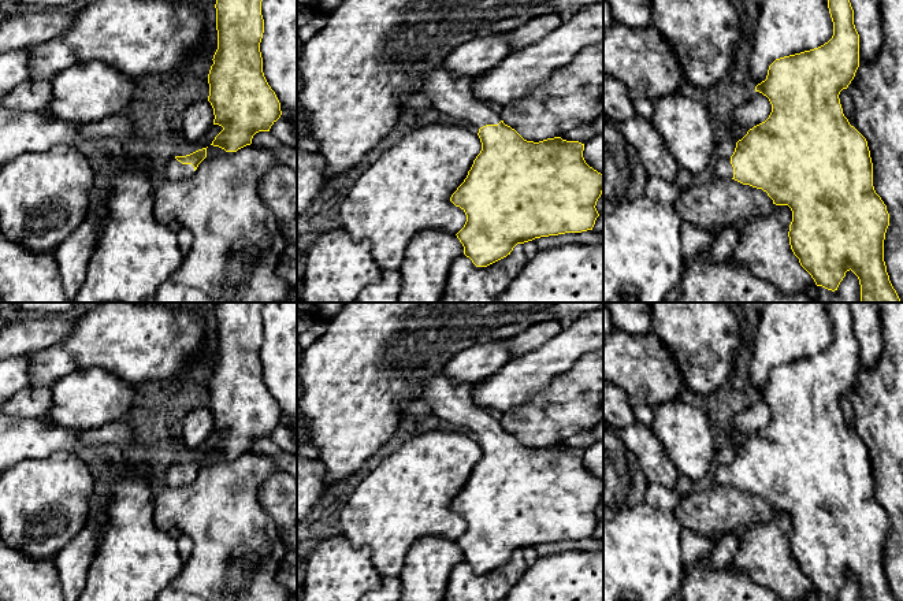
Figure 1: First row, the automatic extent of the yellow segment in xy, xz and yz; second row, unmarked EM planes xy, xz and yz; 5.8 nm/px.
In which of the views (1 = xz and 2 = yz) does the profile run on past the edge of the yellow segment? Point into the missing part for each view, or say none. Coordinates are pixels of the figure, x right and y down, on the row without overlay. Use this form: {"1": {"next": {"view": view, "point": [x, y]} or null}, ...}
{"1": {"next": {"view": "xz", "point": [450, 401]}}, "2": {"next": {"view": "yz", "point": [724, 475]}}}

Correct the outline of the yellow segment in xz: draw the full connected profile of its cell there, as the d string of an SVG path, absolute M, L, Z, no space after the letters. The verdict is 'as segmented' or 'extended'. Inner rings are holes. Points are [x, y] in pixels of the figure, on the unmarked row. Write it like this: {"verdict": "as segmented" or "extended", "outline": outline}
{"verdict": "extended", "outline": "M442 372L424 381L419 397L430 404L432 415L462 424L479 435L482 457L450 504L467 522L464 534L456 542L464 561L476 574L487 574L506 564L517 550L592 537L599 523L595 512L603 498L603 482L586 470L584 450L561 444L539 449L524 446L473 402L469 385L458 385Z"}

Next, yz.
{"verdict": "extended", "outline": "M828 303L828 315L833 329L832 345L818 355L776 366L769 372L766 386L755 393L755 398L769 405L772 419L765 429L750 435L736 449L731 464L716 470L716 483L762 496L773 511L791 515L789 552L817 593L835 598L851 576L859 586L861 601L898 601L884 568L889 520L873 493L873 470L867 448L850 431L839 405L859 374L859 341L854 331L854 316L848 303Z"}

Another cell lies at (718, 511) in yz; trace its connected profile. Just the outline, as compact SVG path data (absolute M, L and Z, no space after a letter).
M716 483L703 491L680 496L675 515L683 528L709 538L722 538L736 530L768 523L773 507L762 496Z

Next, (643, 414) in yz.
M636 405L633 407L635 420L644 424L651 426L654 419L654 407L650 405Z

